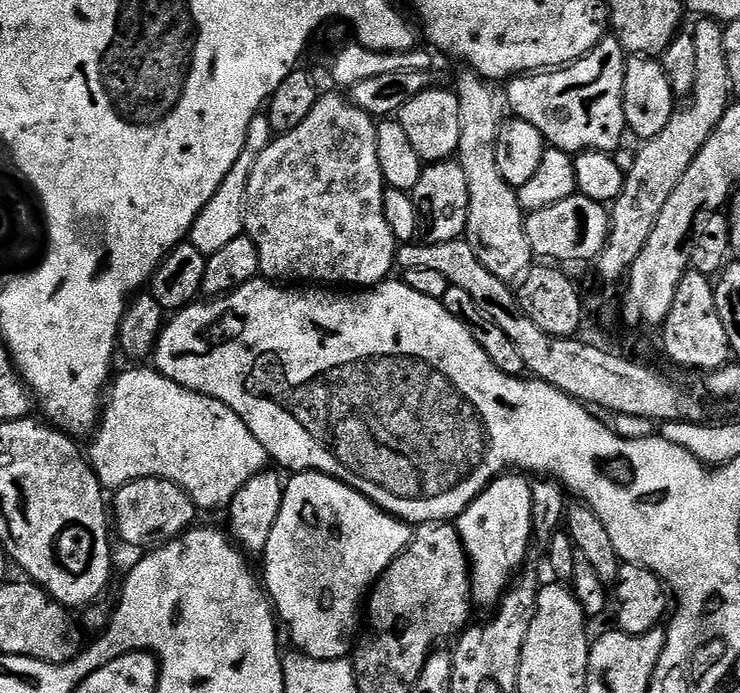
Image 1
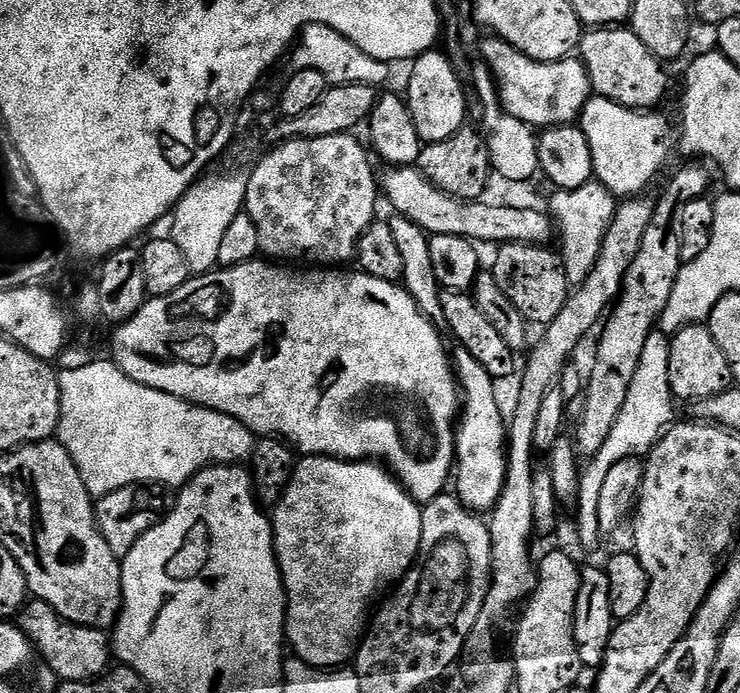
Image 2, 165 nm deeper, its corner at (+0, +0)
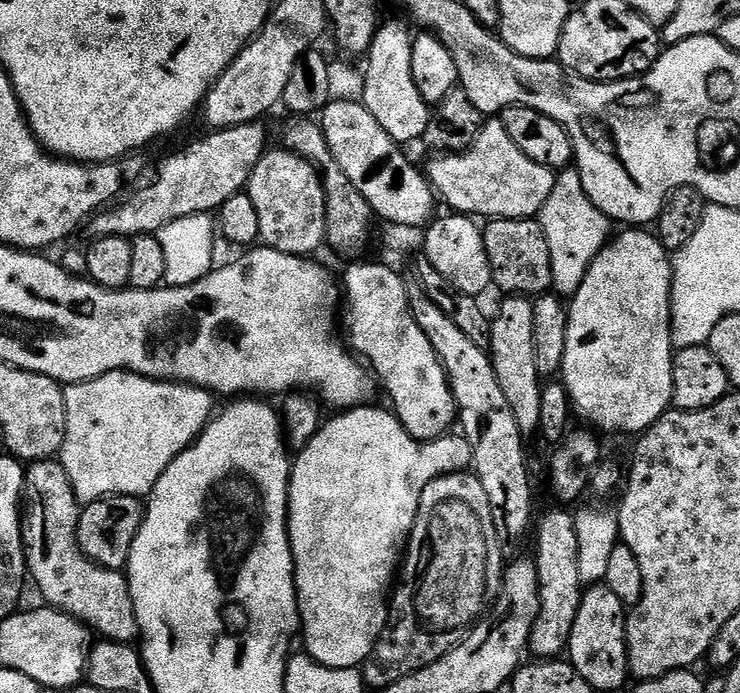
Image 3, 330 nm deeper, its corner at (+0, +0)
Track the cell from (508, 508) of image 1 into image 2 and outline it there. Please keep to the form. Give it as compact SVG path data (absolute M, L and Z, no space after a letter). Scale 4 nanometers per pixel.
M457 347L455 351L454 371L462 393L462 413L457 429L454 492L466 508L477 514L488 514L496 507L508 473L506 416L500 413L496 401L497 381L478 361L470 358L466 349Z

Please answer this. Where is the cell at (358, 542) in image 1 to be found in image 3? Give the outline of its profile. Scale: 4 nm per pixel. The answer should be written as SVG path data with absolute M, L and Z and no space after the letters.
M372 407L350 408L333 415L336 417L329 424L327 421L321 426L318 434L310 442L310 446L306 446L295 457L292 465L292 479L288 481L288 541L292 547L292 561L296 567L296 601L300 607L302 640L304 636L304 644L308 647L305 648L307 655L328 668L359 669L368 659L388 624L390 593L393 591L394 581L397 579L398 569L401 567L412 528L416 524L418 506L426 486L430 486L430 482L437 480L439 476L448 476L451 472L463 472L472 468L472 447L464 435L445 434L427 442L416 440L387 407L384 407L385 409Z

